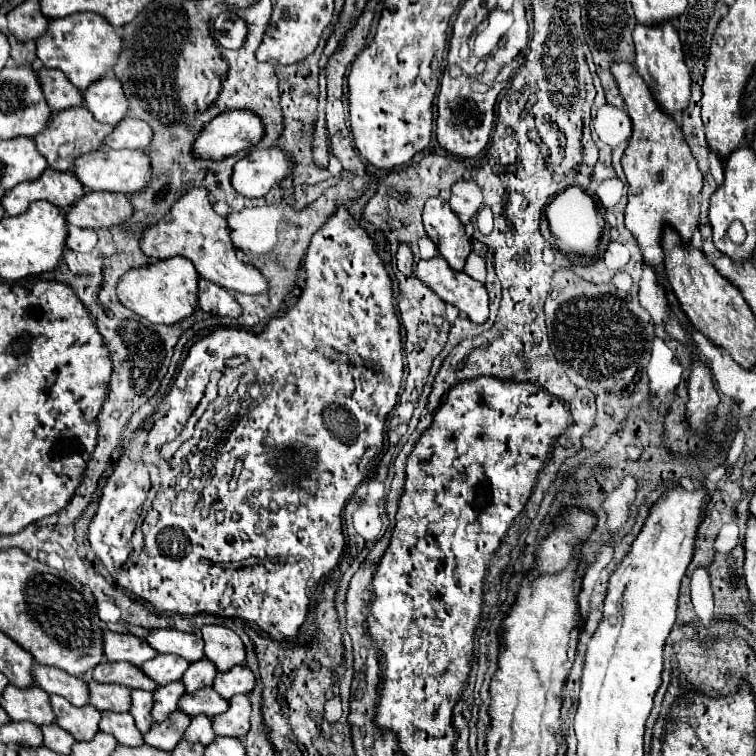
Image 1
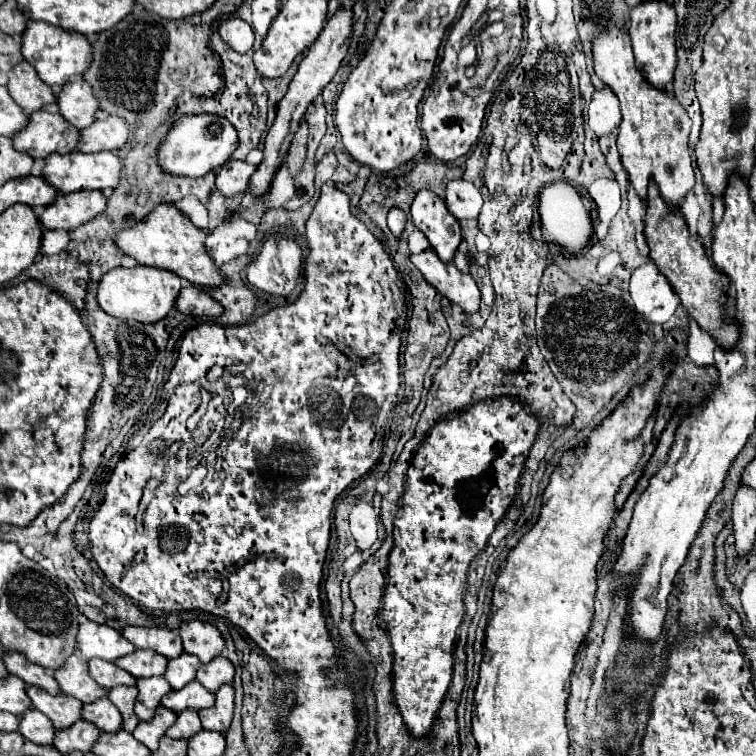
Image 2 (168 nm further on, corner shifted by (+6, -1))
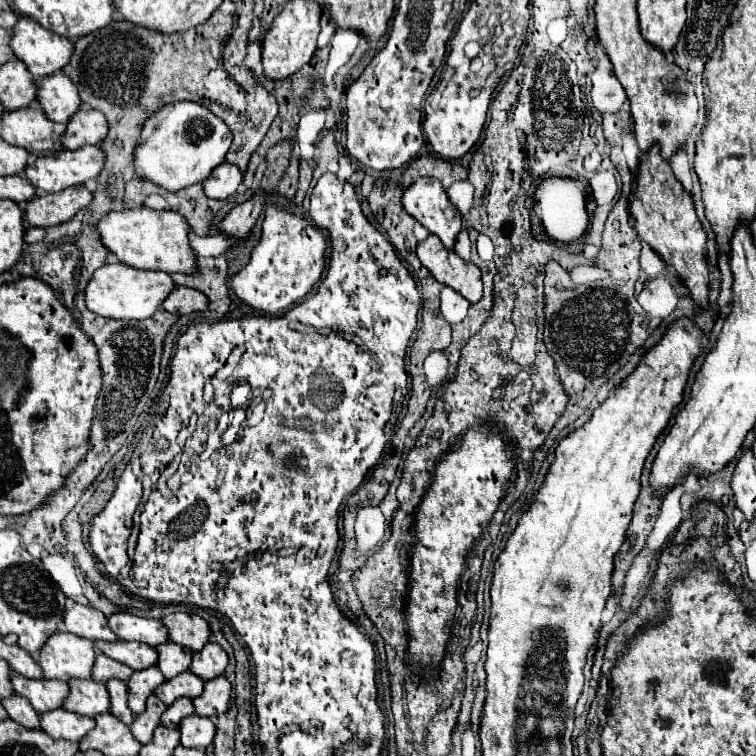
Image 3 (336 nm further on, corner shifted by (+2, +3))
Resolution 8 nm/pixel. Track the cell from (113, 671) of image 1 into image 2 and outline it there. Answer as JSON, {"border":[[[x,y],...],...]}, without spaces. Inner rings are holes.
{"border":[[[99,658],[89,660],[89,674],[105,690],[111,690],[111,688],[115,688],[119,684],[135,686],[135,678],[129,672],[121,670],[113,662],[105,662],[105,660],[99,660]]]}

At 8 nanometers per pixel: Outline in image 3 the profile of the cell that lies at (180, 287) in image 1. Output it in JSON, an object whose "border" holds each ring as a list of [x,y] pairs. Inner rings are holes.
{"border":[[[105,264],[95,270],[93,278],[85,288],[85,304],[91,312],[101,314],[105,318],[121,318],[121,320],[145,320],[157,312],[163,300],[175,288],[173,278],[167,272],[159,270],[137,270],[127,264]]]}

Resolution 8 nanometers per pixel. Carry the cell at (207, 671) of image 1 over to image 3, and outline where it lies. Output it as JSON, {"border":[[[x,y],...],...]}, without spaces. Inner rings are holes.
{"border":[[[167,642],[165,646],[157,646],[159,652],[159,670],[165,674],[165,678],[175,678],[189,670],[193,660],[193,650],[185,646],[177,646],[173,642]]]}

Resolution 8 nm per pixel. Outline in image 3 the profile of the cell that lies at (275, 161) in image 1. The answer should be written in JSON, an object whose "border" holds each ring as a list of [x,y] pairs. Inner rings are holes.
{"border":[[[221,164],[213,174],[203,182],[203,190],[209,198],[215,200],[229,200],[235,196],[237,188],[243,182],[243,172],[235,164]]]}

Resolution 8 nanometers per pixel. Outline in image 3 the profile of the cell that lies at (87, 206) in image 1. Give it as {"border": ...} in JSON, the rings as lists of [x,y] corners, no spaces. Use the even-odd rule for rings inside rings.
{"border":[[[85,186],[65,188],[57,194],[43,194],[27,204],[25,220],[31,226],[41,226],[41,228],[57,226],[69,222],[79,210],[89,206],[91,200],[93,192],[89,192]]]}

